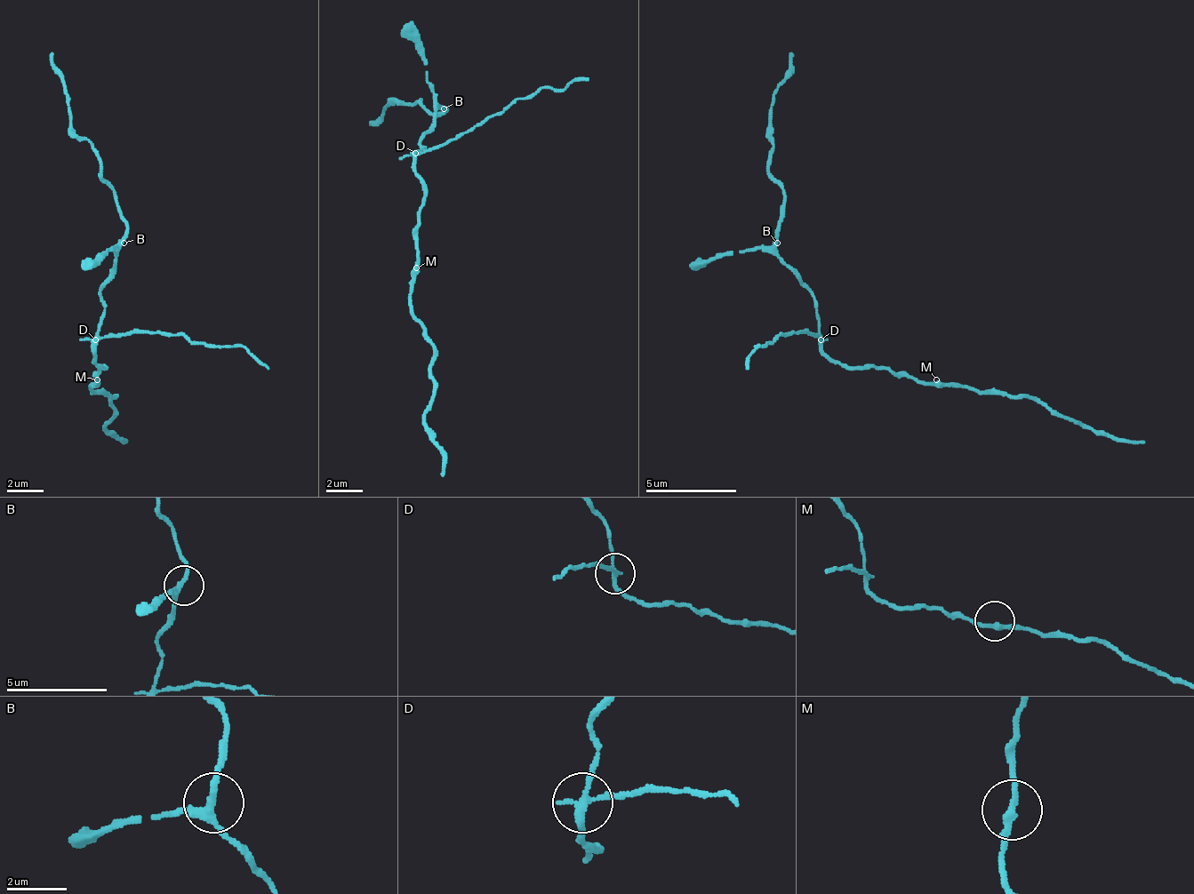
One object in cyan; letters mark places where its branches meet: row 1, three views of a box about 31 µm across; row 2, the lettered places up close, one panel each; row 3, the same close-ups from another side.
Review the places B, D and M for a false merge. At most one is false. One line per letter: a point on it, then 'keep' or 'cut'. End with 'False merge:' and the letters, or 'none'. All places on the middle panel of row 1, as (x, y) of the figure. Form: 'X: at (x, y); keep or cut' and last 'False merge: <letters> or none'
B: at (444, 108); keep
D: at (415, 153); cut
M: at (416, 267); keep
False merge: D

